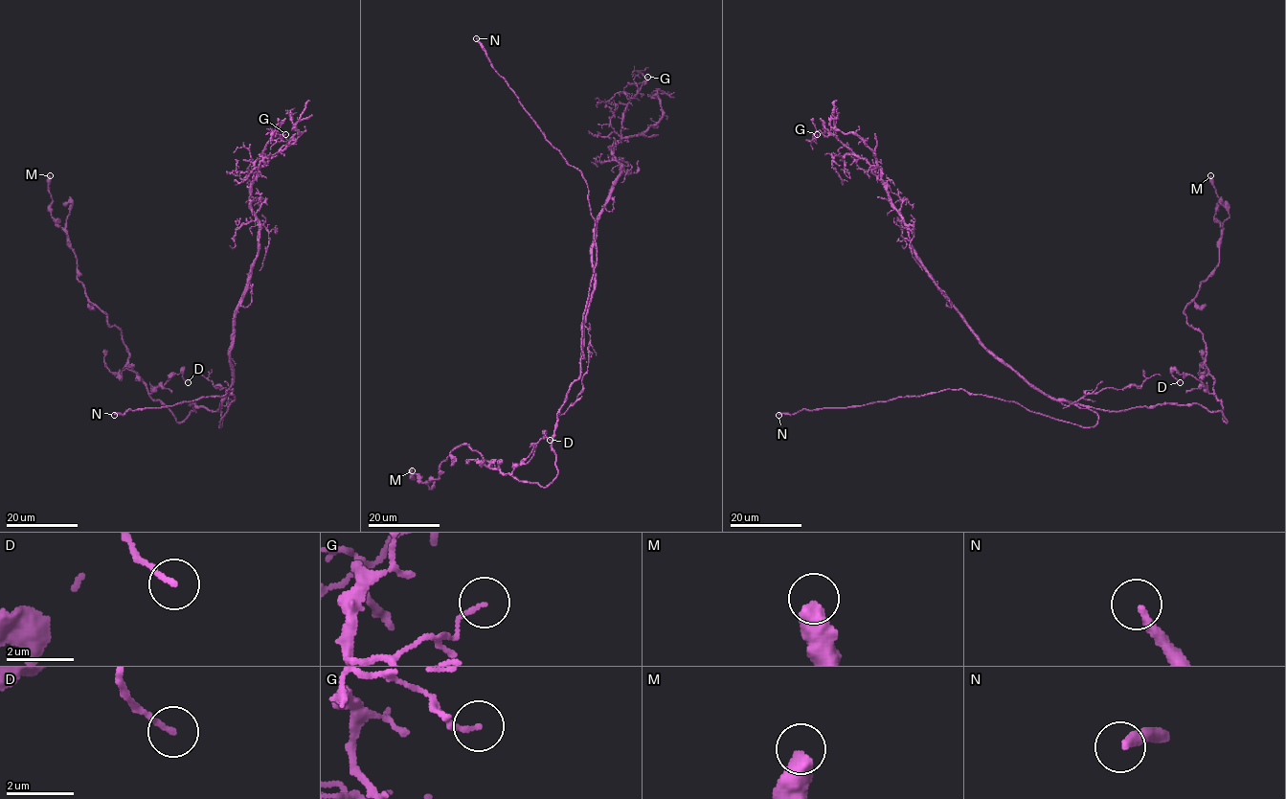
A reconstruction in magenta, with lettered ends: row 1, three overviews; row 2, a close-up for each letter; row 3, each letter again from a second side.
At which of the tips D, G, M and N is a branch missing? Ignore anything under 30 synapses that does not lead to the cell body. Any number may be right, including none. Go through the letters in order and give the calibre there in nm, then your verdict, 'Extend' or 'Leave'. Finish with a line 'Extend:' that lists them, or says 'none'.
D: Thickness 160 nm. Leave
G: Thickness 120 nm. Leave
M: Thickness 550 nm. Leave
N: Thickness 260 nm. Extend
Extend: N

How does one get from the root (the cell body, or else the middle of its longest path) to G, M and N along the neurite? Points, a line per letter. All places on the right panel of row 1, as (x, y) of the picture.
G: (1101, 410), (1050, 399), (1002, 363), (917, 257), (881, 170), (833, 135), (818, 130), (811, 141), (817, 134)
M: (1101, 410), (1199, 403), (1227, 422), (1204, 336), (1184, 313), (1219, 262), (1222, 227), (1210, 175)
N: (1101, 410), (1090, 407), (1098, 422), (1081, 427), (1030, 412), (1011, 400), (944, 389), (863, 405), (778, 415)

